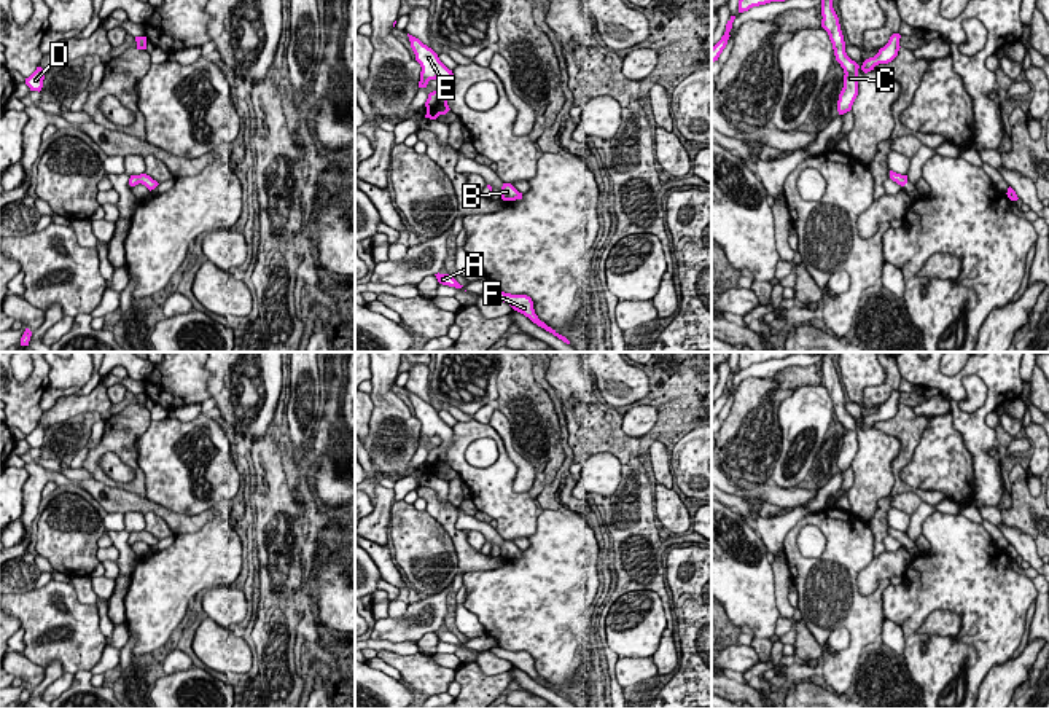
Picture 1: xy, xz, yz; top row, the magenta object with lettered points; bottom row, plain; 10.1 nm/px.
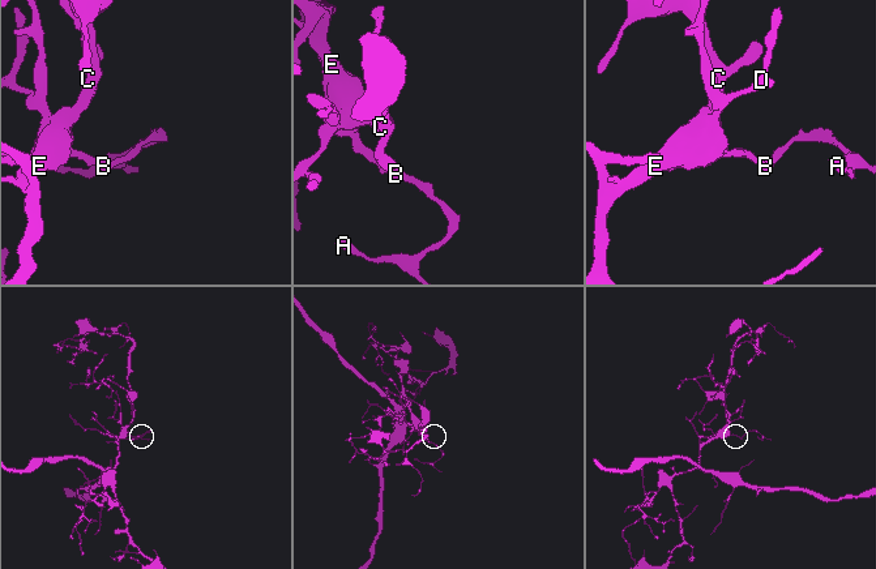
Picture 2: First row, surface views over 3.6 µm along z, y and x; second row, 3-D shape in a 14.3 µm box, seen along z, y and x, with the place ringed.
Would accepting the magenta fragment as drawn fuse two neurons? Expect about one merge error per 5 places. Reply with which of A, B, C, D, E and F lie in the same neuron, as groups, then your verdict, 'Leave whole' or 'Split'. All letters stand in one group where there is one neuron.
Groups: A B C D E F. Leave whole

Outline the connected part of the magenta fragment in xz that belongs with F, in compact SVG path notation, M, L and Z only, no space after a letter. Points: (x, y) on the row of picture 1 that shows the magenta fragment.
M493 290L493 292L490 292L490 295L493 298L497 298L498 301L508 303L514 311L524 314L525 317L528 317L538 327L552 333L554 336L557 336L563 343L570 344L570 341L565 336L559 335L556 330L552 330L551 327L548 327L544 322L541 322L538 319L538 315L535 314L535 309L533 309L533 301L532 301L530 296L527 296L527 295L511 295L511 293L505 293L501 290Z

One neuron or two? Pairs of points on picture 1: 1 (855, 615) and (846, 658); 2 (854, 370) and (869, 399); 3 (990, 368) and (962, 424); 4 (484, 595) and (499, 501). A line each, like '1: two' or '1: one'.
1: one
2: two
3: one
4: two

